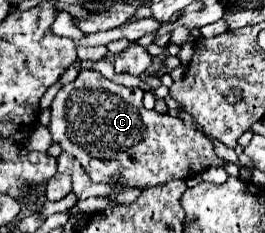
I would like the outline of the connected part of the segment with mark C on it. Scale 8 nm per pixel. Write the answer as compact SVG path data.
M82 71L72 83L64 85L52 101L52 115L48 125L52 143L60 145L64 153L78 159L92 181L110 181L116 173L120 173L128 187L154 187L172 179L188 179L202 173L206 167L220 167L226 163L214 155L210 139L204 133L196 131L192 123L144 109L142 95L144 91L140 87L124 87L112 83L102 77L100 71Z

